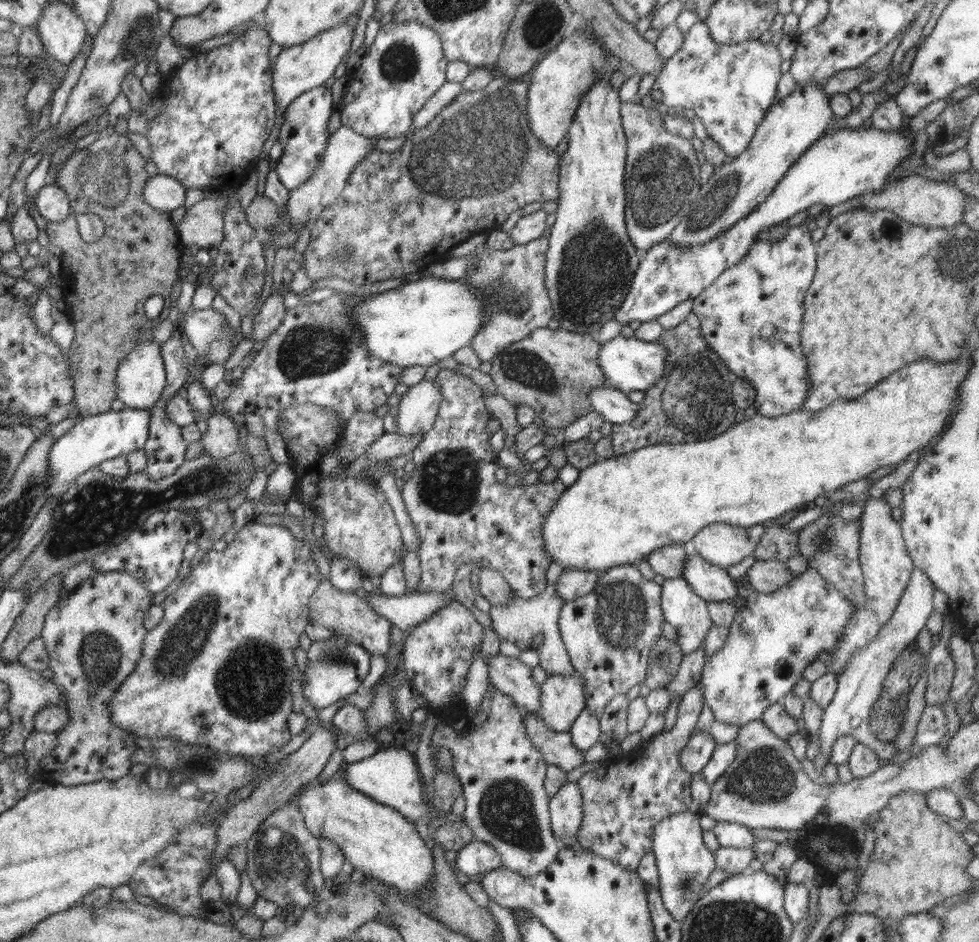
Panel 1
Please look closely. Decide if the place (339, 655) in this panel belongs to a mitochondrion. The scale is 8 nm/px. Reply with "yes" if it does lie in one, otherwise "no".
yes

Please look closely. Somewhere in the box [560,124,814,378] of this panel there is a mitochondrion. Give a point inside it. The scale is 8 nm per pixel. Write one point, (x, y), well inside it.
(662, 179)

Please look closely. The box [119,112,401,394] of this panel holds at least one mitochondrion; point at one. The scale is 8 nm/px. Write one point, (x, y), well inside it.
(313, 350)

